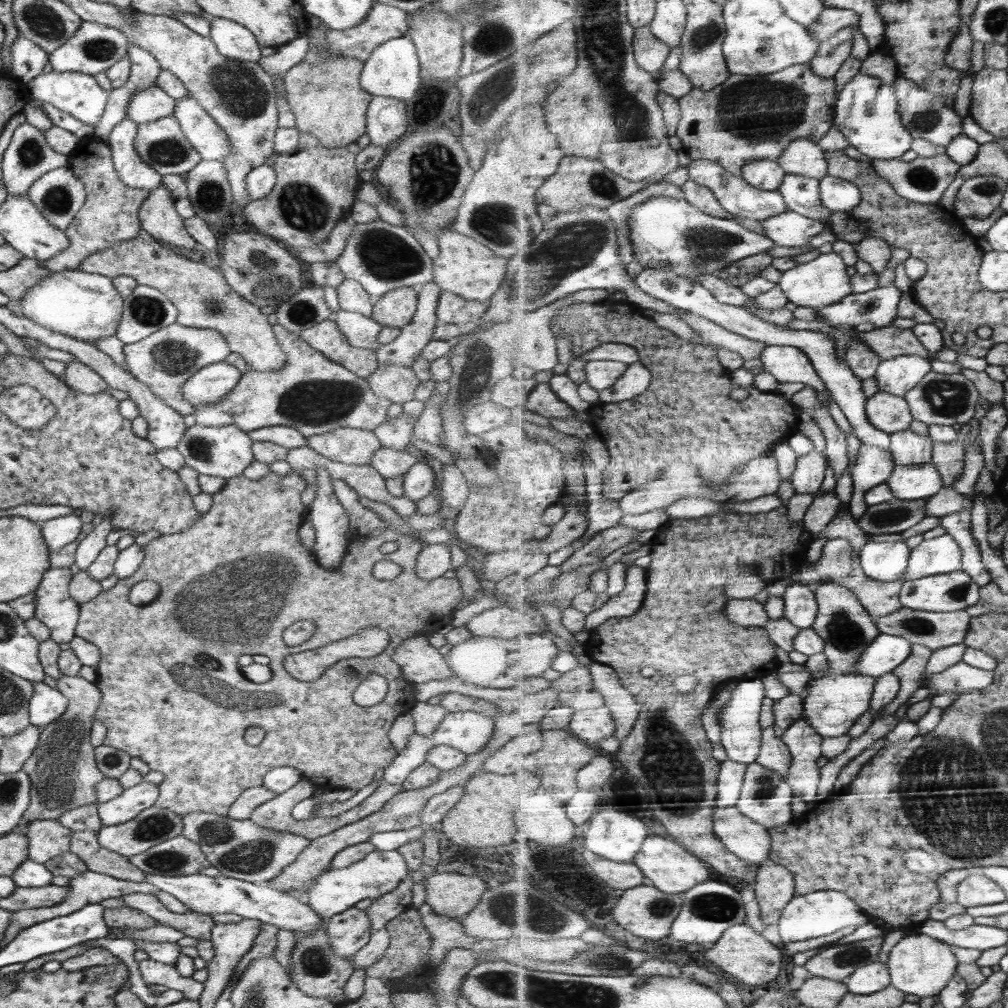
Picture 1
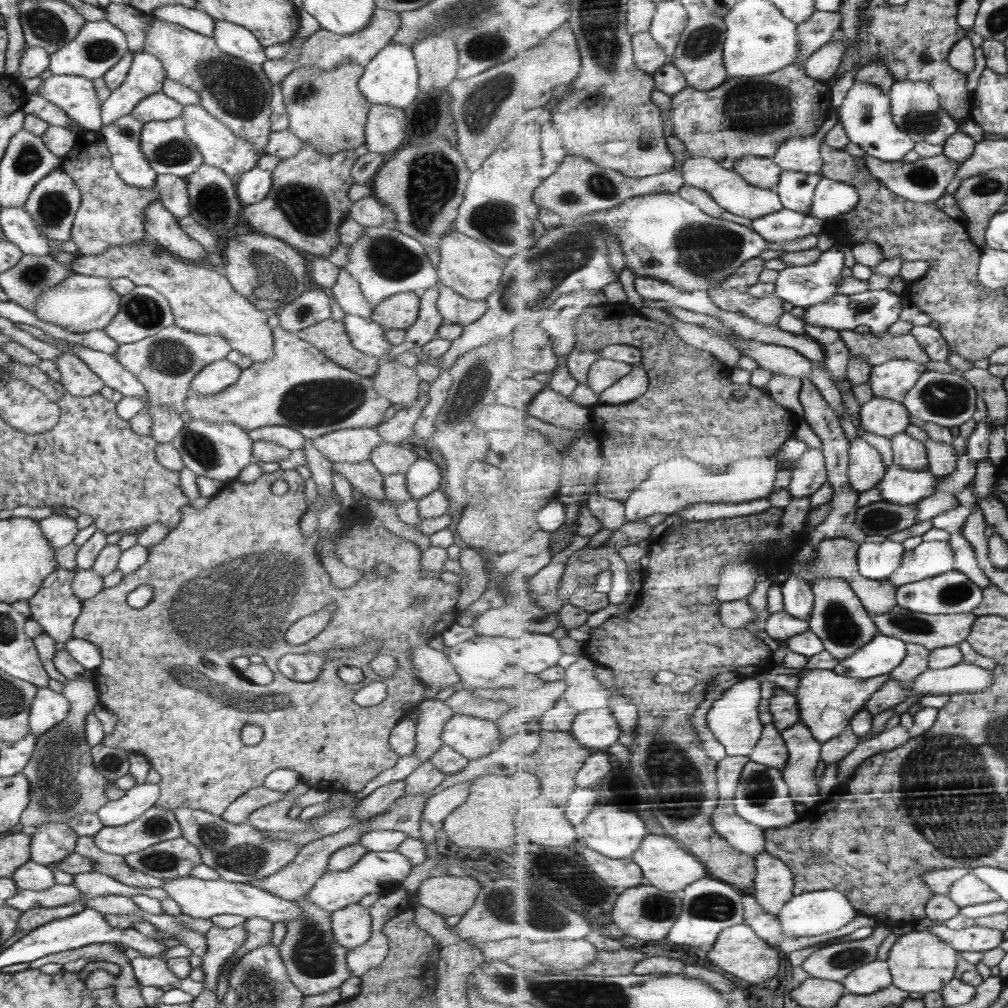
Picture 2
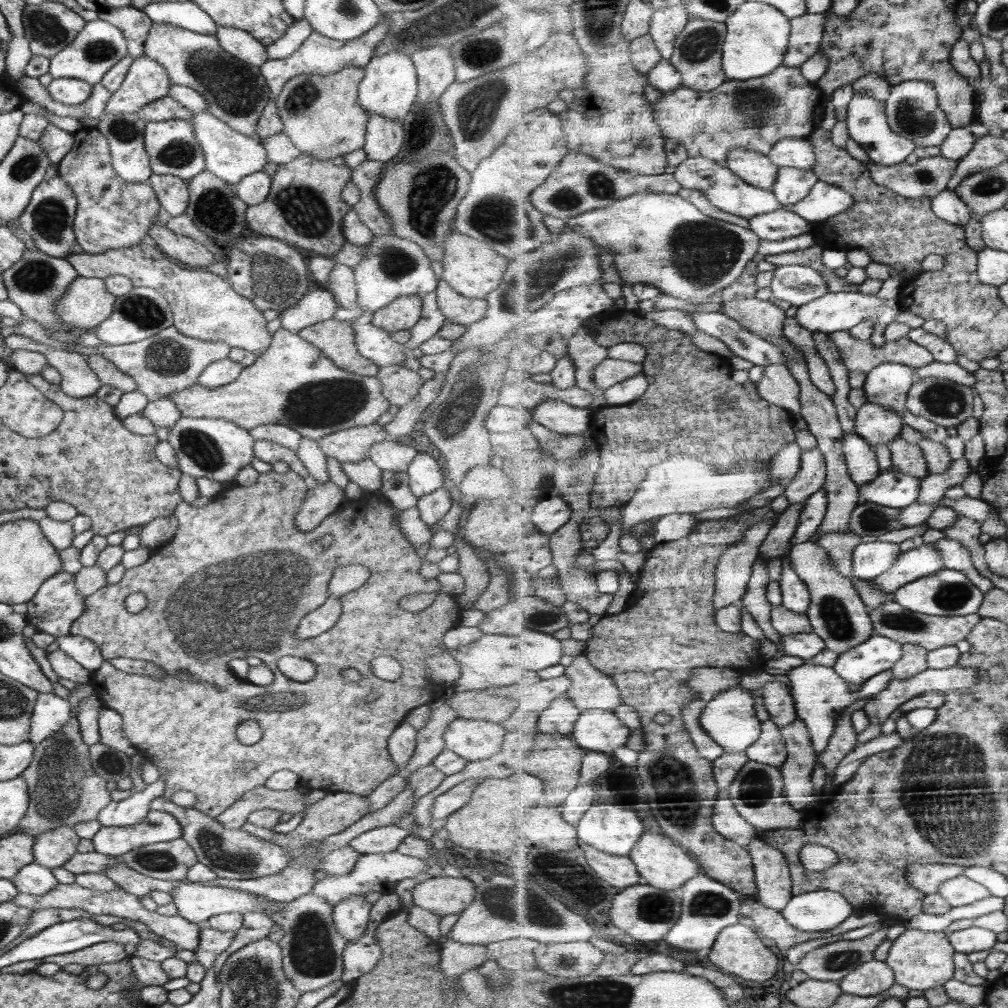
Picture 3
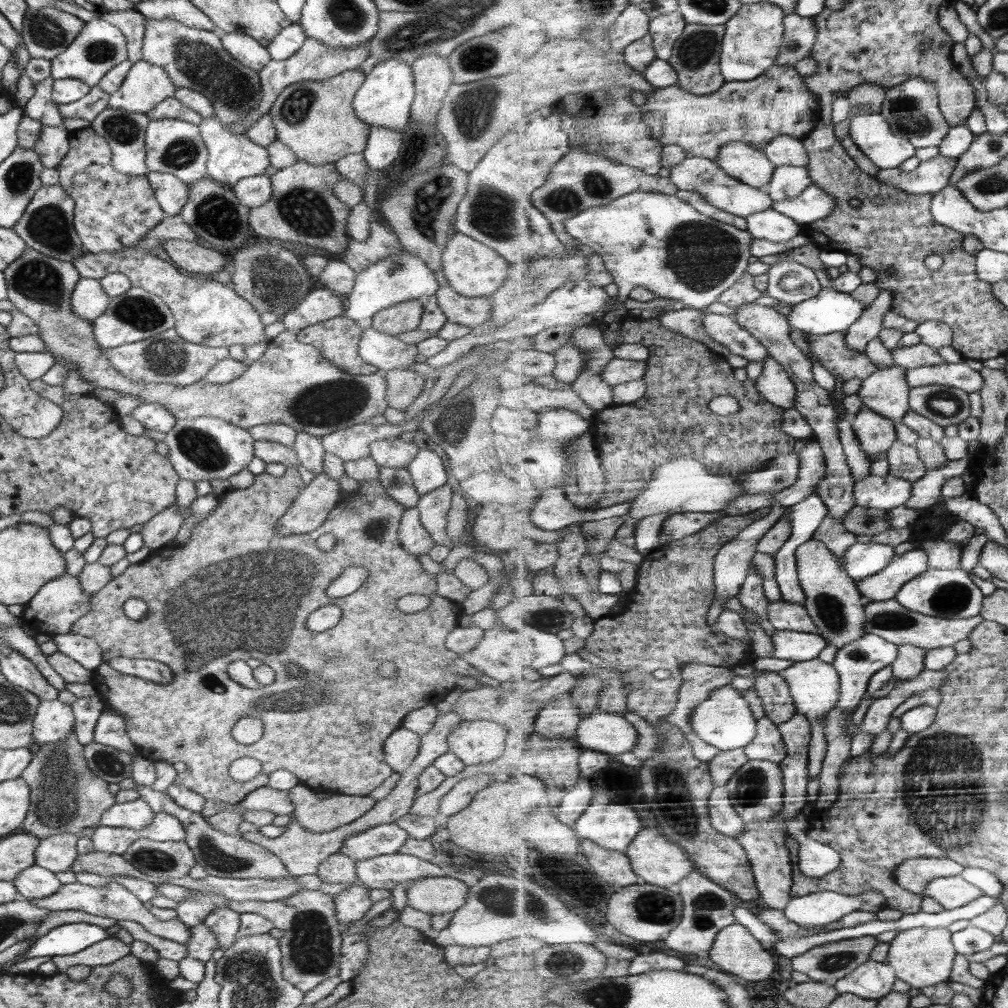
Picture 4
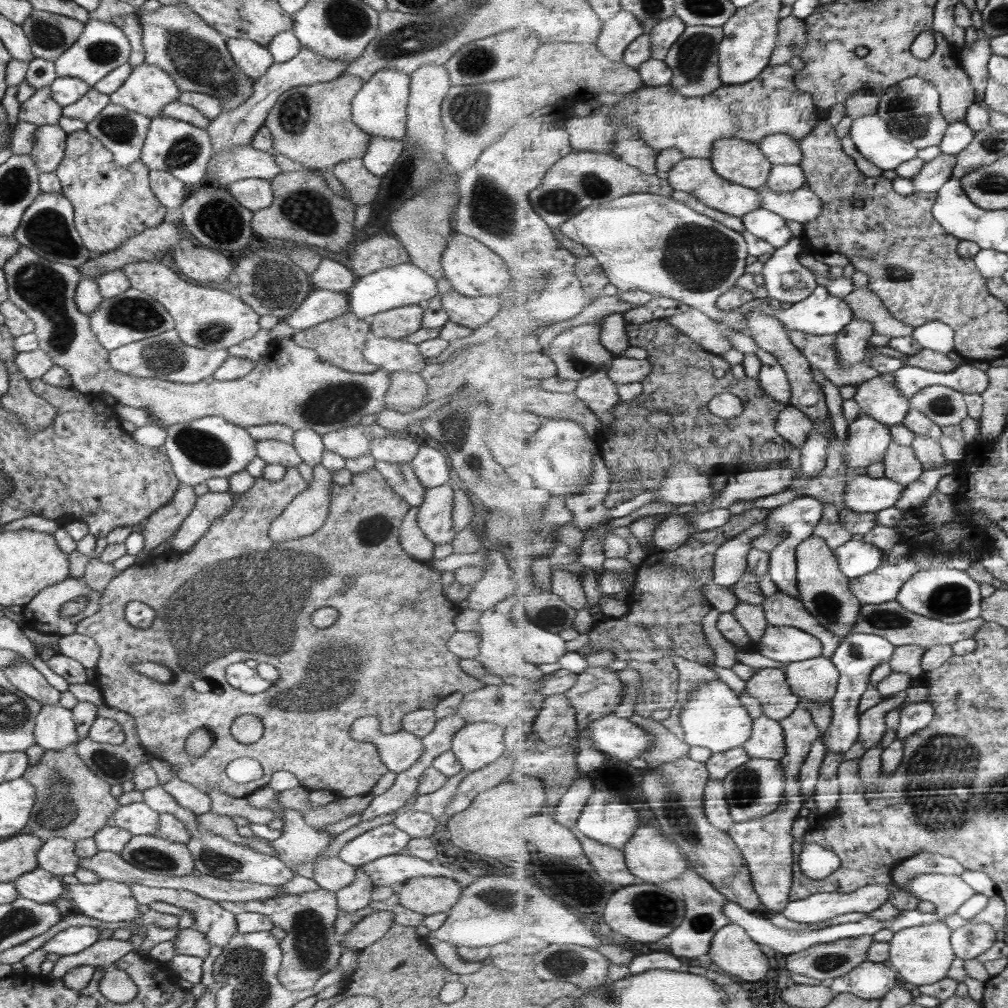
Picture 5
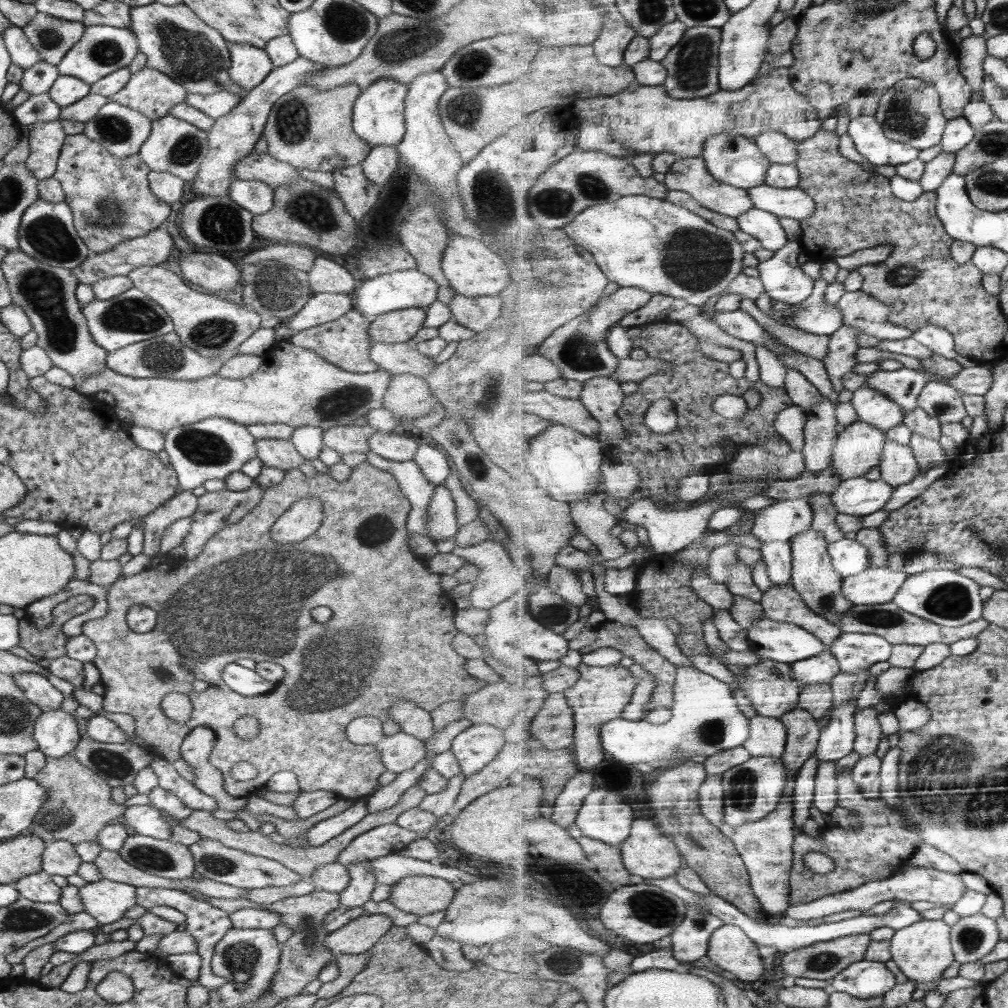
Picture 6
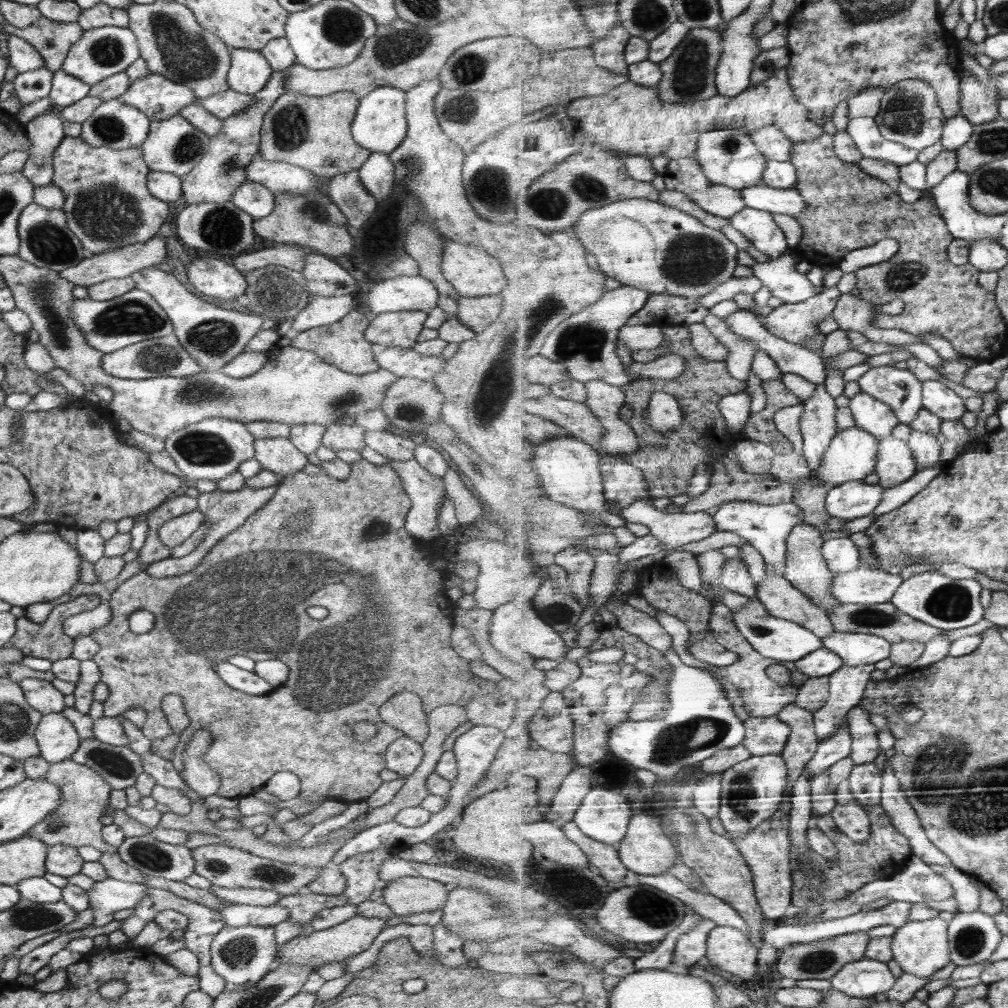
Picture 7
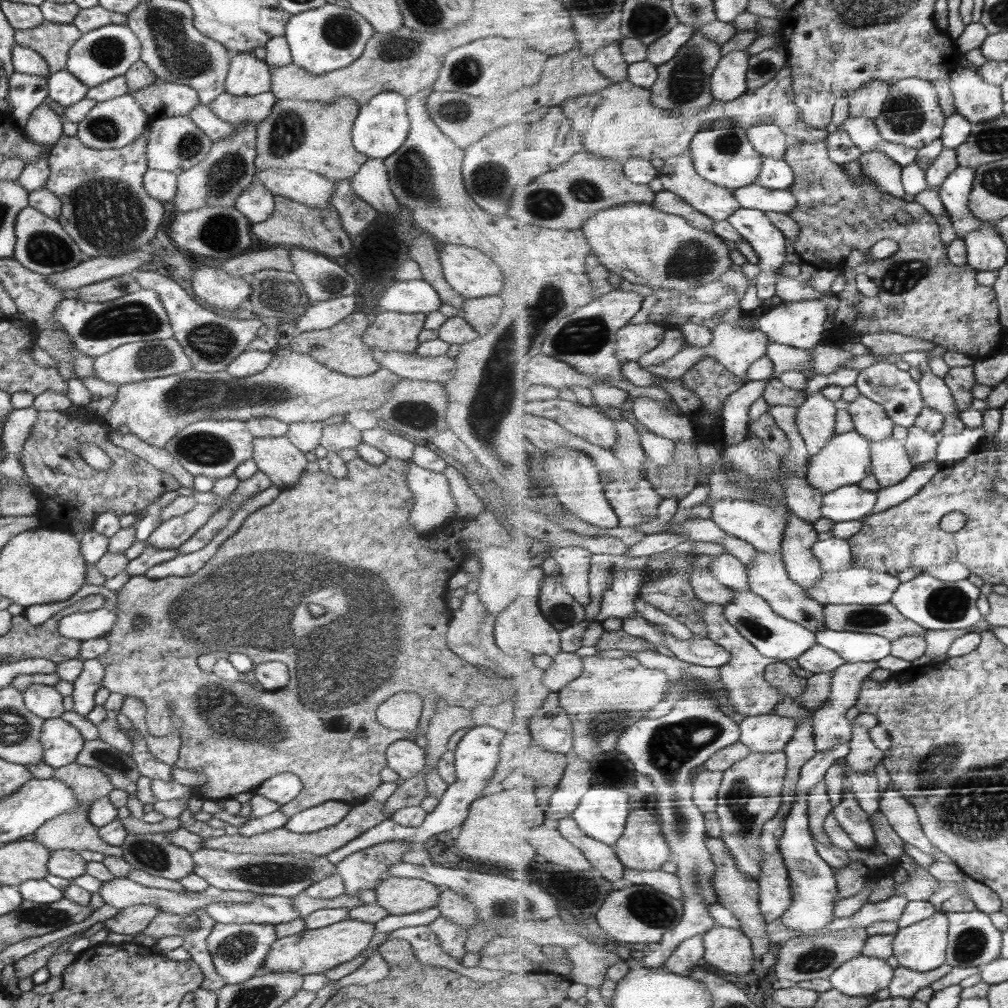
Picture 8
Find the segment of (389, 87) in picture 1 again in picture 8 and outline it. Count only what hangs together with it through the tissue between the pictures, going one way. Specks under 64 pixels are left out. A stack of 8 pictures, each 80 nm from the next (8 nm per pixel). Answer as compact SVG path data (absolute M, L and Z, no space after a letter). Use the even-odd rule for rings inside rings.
M381 92L373 96L364 106L359 107L352 129L354 149L358 153L365 154L367 158L388 158L402 147L410 127L407 99L397 92Z

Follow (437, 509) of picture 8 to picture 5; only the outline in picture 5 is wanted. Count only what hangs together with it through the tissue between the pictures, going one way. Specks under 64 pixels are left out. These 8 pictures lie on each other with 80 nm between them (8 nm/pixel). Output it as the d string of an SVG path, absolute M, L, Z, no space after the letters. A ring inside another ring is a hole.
M375 460L373 468L384 476L384 480L402 500L406 501L408 506L420 508L426 489L416 478L416 473L410 463L394 464Z

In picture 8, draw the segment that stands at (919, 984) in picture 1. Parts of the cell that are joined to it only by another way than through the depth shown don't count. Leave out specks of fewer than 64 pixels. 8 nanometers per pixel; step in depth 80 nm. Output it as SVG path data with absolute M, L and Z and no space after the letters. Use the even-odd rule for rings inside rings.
M946 912L901 928L896 933L895 957L901 966L916 972L932 972L948 963L951 920Z

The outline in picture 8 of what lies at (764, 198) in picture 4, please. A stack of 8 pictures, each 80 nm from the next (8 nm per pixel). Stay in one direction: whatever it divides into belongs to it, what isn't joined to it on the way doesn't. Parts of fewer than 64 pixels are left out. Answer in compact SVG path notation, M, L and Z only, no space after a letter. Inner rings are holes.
M682 154L682 156L667 159L666 164L661 168L659 178L663 181L664 190L671 190L679 194L686 199L686 202L692 204L696 210L711 216L717 222L729 219L743 207L738 202L735 191L704 178L697 171L694 157L690 154Z

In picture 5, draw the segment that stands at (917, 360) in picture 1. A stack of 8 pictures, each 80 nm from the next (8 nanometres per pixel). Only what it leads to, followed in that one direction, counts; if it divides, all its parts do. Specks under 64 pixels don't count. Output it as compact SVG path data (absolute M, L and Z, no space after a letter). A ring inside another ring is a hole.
M894 372L882 373L860 385L855 399L862 407L862 414L869 414L880 422L892 426L902 424L912 410L911 400L905 394L902 394L901 387L897 386L897 374Z

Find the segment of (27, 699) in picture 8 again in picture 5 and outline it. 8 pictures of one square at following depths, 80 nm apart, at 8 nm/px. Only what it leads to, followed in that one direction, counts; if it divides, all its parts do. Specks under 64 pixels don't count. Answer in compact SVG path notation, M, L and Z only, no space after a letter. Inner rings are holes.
M15 662L4 670L8 680L26 696L37 700L41 705L59 704L61 692L50 686L46 677L30 662Z

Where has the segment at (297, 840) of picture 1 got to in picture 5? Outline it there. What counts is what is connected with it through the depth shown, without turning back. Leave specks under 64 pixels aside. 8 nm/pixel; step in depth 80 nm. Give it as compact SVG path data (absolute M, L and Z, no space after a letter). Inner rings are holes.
M160 784L154 788L149 788L143 794L143 802L158 814L173 814L190 831L191 839L187 842L188 850L194 859L194 866L202 874L223 878L224 880L237 880L238 882L257 882L258 884L267 884L268 886L281 886L292 880L296 874L286 866L285 862L276 857L265 853L260 853L245 847L228 842L225 838L212 834L209 830L202 828L197 821L197 814L180 806L176 799L168 794Z

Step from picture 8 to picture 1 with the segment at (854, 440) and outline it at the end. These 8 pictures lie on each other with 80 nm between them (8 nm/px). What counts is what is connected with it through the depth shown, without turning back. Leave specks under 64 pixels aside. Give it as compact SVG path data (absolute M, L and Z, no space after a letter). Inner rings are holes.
M891 392L875 394L867 409L870 422L890 434L910 430L915 421L909 399Z

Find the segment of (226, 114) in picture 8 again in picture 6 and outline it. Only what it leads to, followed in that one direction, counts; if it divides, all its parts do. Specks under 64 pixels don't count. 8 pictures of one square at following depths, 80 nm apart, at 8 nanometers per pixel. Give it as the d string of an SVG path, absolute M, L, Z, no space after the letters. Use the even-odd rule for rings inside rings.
M220 91L216 94L202 95L187 93L185 102L218 120L221 116L228 114L247 95L247 91L238 96L230 91Z

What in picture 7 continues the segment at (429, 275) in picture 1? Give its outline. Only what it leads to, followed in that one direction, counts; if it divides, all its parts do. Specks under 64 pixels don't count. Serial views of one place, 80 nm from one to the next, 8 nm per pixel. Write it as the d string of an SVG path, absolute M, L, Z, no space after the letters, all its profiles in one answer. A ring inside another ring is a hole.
M420 274L392 279L380 279L368 294L362 295L360 308L370 308L367 314L402 310L420 310L428 313L437 306L439 292L434 283Z

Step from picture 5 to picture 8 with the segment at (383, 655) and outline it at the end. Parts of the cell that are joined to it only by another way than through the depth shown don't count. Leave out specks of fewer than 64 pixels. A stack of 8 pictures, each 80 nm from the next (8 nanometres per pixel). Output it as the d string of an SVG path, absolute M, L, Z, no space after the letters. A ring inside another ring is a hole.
M358 456L346 463L348 469L346 478L334 478L334 476L322 471L313 473L304 471L296 484L292 484L288 489L280 490L278 497L274 498L269 506L264 506L250 514L244 520L242 526L238 528L238 531L230 538L226 538L216 554L198 572L184 577L159 579L151 579L146 575L131 576L122 589L117 592L116 621L112 626L112 630L102 636L109 642L109 647L102 656L96 658L105 668L103 686L108 688L110 692L122 694L125 698L127 696L139 698L146 705L146 728L152 736L178 734L181 747L178 761L174 766L184 770L199 770L207 776L207 783L201 792L194 790L194 794L202 796L205 800L234 797L240 792L254 791L270 777L282 774L282 772L292 772L302 780L304 788L294 800L291 800L288 804L283 804L279 808L288 818L297 812L318 806L326 801L340 801L348 803L352 807L359 805L370 798L382 782L380 773L383 768L387 767L386 749L395 740L414 740L417 734L425 735L429 722L437 711L436 702L438 700L444 700L448 706L460 706L465 709L472 709L479 704L494 706L494 694L498 694L498 690L506 690L506 676L503 674L502 677L482 676L476 667L470 666L469 662L460 658L447 645L445 634L448 632L451 618L455 616L455 612L447 605L447 582L456 572L461 570L462 561L468 559L474 551L480 551L480 549L490 546L530 546L530 540L523 526L504 521L497 512L487 507L485 511L478 514L476 518L472 518L472 520L456 517L456 520L447 522L442 528L438 528L436 534L418 536L410 528L410 522L408 522L408 514L412 511L415 500L406 481L409 461L387 457L381 465L374 465ZM350 550L362 550L362 556L356 558L356 556L352 556ZM322 560L344 564L344 566L322 566ZM302 570L308 572L308 574L302 574ZM382 582L384 582L384 588L382 588ZM310 603L319 604L322 608L325 608L326 614L314 619L307 607L307 604ZM382 608L386 608L386 610L382 610ZM138 619L146 621L146 626L140 628L140 630L134 628L134 621L138 621ZM240 638L244 638L244 642L238 648ZM214 650L218 650L220 654L206 654L206 652L214 652ZM222 650L226 650L228 653L241 652L246 654L251 658L254 667L263 662L283 662L289 670L288 684L278 690L255 689L252 685L249 685L249 683L252 683L252 675L255 674L254 668L244 674L244 680L242 681L236 682L220 678L213 672L213 666L219 655L226 654ZM200 654L203 655L200 656ZM194 658L198 658L198 664L194 662ZM198 665L200 668L198 668ZM320 672L322 672L322 676L318 678ZM397 692L417 692L423 700L421 717L415 731L392 730L378 722L376 716L378 707ZM220 696L222 696L222 700L220 700ZM173 714L182 719L183 725L180 728L176 728L173 723L173 718L170 717ZM357 731L365 732L367 737L356 737L355 732Z

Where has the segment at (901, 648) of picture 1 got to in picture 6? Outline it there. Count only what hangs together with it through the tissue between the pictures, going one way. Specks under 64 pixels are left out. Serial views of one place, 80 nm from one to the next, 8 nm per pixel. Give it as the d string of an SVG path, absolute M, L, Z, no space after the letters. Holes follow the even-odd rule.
M845 633L830 650L840 659L842 671L859 673L890 661L894 647L895 644L876 634ZM854 700L835 708L832 722L823 729L817 750L822 763L842 760L855 751L858 709Z

